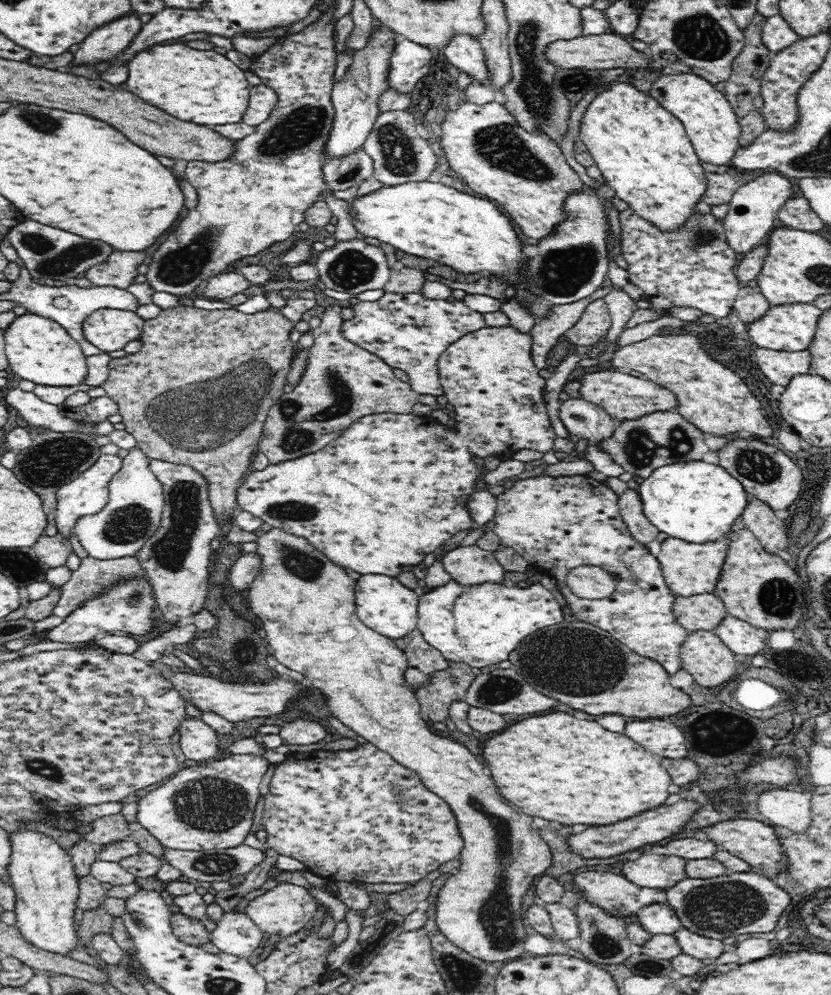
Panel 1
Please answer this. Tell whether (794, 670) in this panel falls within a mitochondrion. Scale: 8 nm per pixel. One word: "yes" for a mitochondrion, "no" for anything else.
no

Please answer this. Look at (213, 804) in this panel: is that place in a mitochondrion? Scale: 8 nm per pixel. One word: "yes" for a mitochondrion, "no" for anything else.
yes

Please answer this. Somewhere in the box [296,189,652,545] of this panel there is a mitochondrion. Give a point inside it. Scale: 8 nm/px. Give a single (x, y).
(563, 271)

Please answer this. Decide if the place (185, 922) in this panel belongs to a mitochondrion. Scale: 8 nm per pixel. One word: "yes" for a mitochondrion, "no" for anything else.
no

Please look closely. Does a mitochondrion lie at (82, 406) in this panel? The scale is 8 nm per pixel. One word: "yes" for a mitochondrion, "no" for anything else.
no

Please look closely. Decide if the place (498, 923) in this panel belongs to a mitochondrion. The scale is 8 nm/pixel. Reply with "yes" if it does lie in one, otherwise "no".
yes

